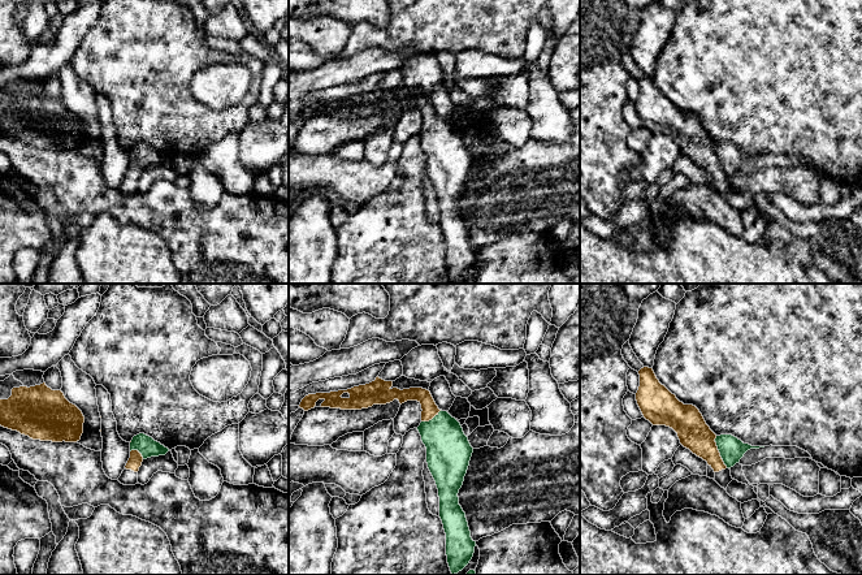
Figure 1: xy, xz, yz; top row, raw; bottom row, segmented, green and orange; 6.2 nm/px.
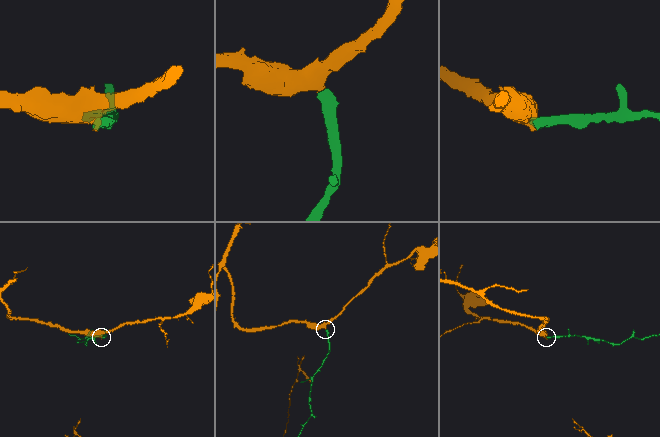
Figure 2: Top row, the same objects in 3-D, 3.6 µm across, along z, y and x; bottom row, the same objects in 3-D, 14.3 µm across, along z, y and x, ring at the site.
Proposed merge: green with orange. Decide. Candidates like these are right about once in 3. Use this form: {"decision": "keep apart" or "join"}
{"decision": "join"}

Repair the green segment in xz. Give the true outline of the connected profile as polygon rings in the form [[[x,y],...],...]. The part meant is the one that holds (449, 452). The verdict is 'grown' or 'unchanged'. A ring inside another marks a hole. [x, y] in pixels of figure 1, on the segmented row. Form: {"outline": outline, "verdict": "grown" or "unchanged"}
{"outline": [[[378,376],[369,384],[354,386],[347,390],[308,394],[302,399],[299,407],[308,411],[316,406],[319,399],[324,401],[320,407],[341,410],[361,410],[372,407],[373,405],[386,405],[394,399],[398,399],[400,405],[407,401],[417,401],[421,405],[421,423],[417,427],[417,431],[426,448],[428,468],[438,489],[439,518],[446,533],[447,563],[452,575],[462,571],[473,557],[476,541],[471,537],[465,513],[459,505],[458,497],[473,453],[473,448],[471,446],[468,437],[464,435],[460,423],[447,411],[438,408],[429,390],[423,388],[400,390],[393,386],[393,381],[385,381]]], "verdict": "grown"}

